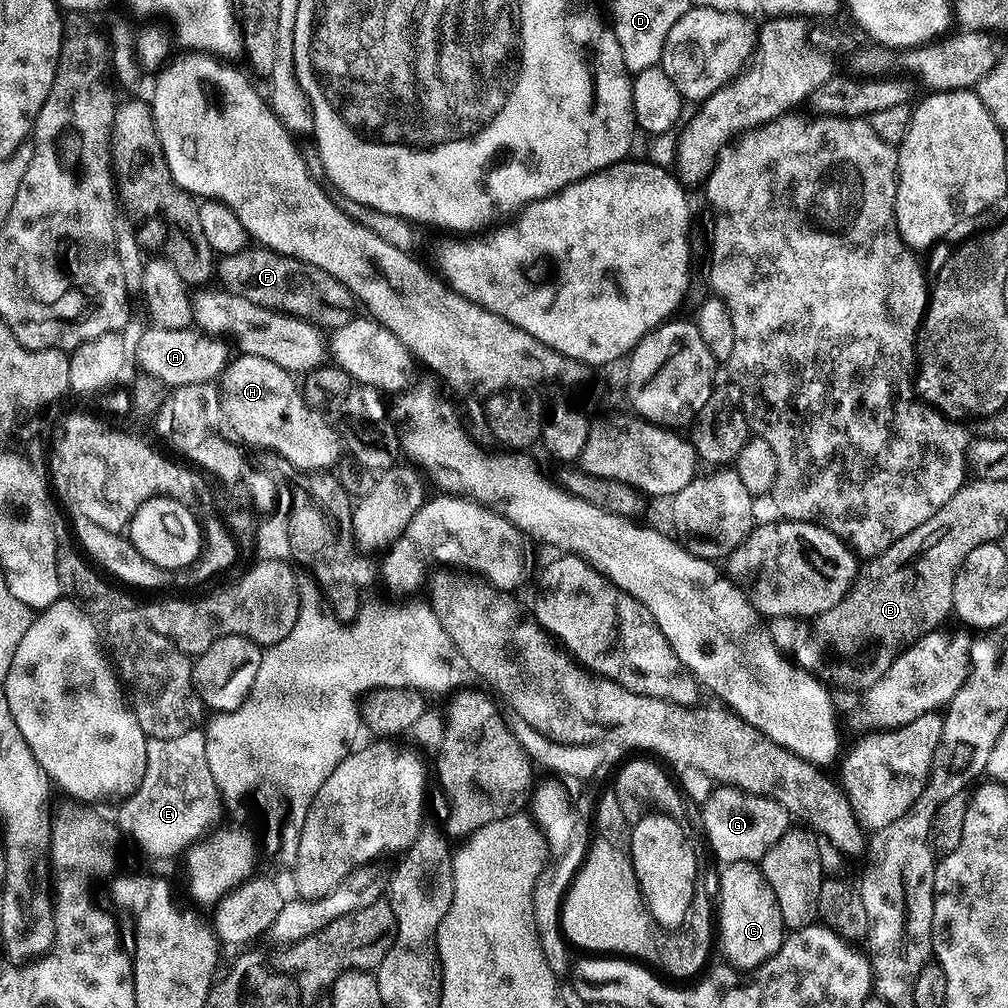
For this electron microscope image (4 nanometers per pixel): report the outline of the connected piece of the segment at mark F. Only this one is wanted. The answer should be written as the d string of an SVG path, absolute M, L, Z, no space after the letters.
M247 246L238 253L226 253L221 255L214 264L214 276L219 287L230 294L238 294L246 298L246 302L254 302L258 306L266 306L275 312L284 312L288 316L297 316L306 322L315 324L321 330L331 330L338 326L346 326L349 320L353 319L352 304L354 297L338 278L326 274L318 266L310 266L293 256L283 256L272 252L263 246Z

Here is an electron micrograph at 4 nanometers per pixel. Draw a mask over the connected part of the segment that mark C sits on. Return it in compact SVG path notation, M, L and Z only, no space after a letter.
M747 860L746 862L734 862L725 864L720 872L720 900L718 896L718 908L720 904L720 944L724 947L724 956L729 965L737 970L755 970L765 964L772 955L782 946L786 929L782 910L778 910L778 902L774 898L774 890L766 882L764 873L760 870L759 863Z

